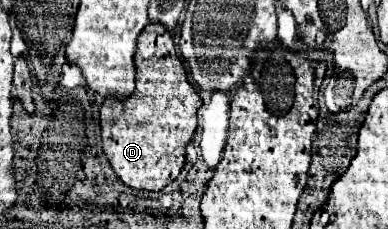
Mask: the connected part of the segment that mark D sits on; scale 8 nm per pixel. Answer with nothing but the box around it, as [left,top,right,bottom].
[101,24,201,190]

